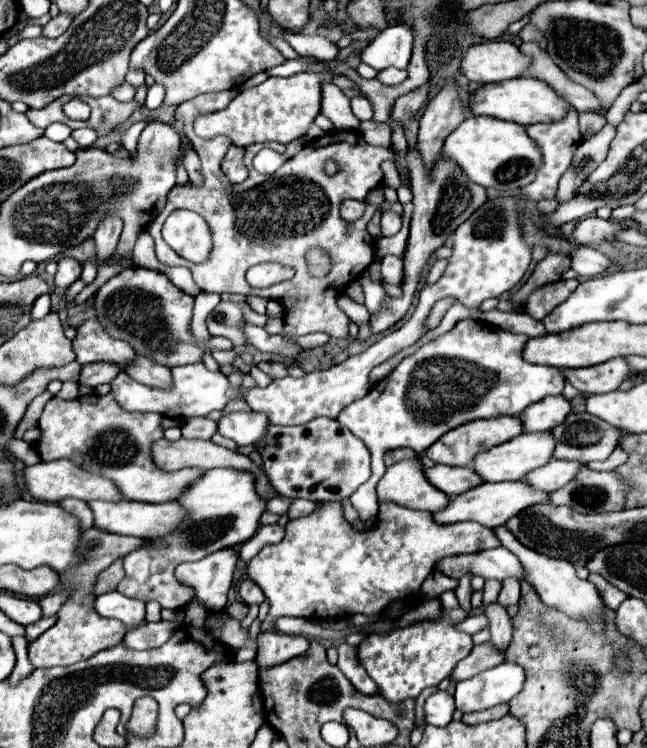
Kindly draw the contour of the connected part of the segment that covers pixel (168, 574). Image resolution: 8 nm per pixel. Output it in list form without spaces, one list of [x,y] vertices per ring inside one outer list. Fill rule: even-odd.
[[[232,468],[208,470],[200,480],[186,488],[178,502],[188,510],[188,520],[184,520],[182,528],[166,538],[152,540],[150,546],[134,550],[124,558],[124,578],[116,588],[124,596],[142,602],[156,600],[162,608],[170,610],[184,608],[194,598],[194,590],[174,578],[174,568],[182,562],[202,560],[216,550],[242,544],[252,538],[266,506],[262,496],[256,492],[254,474]]]

